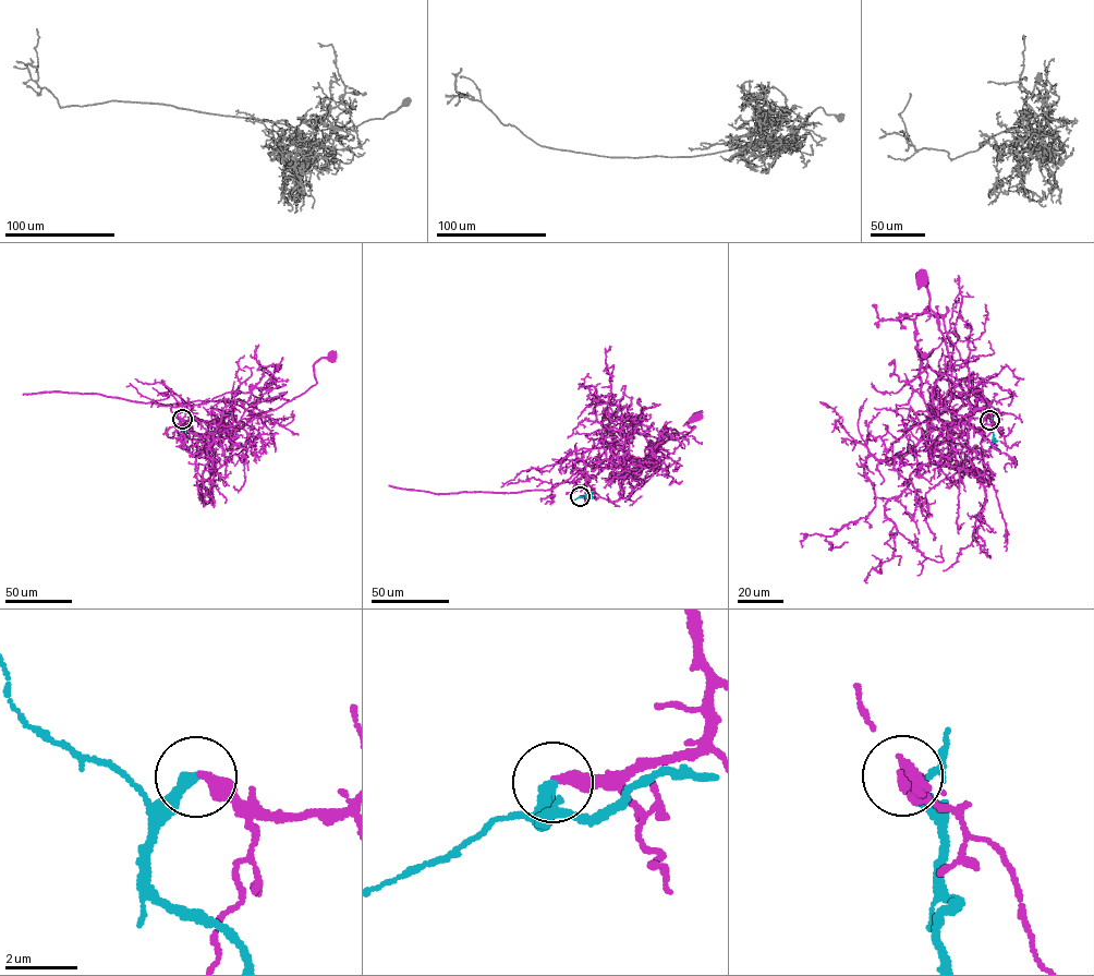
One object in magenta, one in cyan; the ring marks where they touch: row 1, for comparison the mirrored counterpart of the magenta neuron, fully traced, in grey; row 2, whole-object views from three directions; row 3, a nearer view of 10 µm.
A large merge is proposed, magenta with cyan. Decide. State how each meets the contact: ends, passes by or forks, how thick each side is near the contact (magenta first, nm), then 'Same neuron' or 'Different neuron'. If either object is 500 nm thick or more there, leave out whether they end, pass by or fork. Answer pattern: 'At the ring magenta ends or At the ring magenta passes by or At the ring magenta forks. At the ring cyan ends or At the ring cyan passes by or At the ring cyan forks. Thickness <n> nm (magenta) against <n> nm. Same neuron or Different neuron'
At the ring magenta ends. At the ring cyan ends. Thickness 440 nm (magenta) against 360 nm. Same neuron

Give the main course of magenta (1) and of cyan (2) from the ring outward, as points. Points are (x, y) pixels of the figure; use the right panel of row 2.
1: (989, 420), (952, 422), (968, 420), (971, 409), (949, 389), (951, 362), (922, 277)
2: (989, 420), (994, 428), (992, 444), (999, 454)

